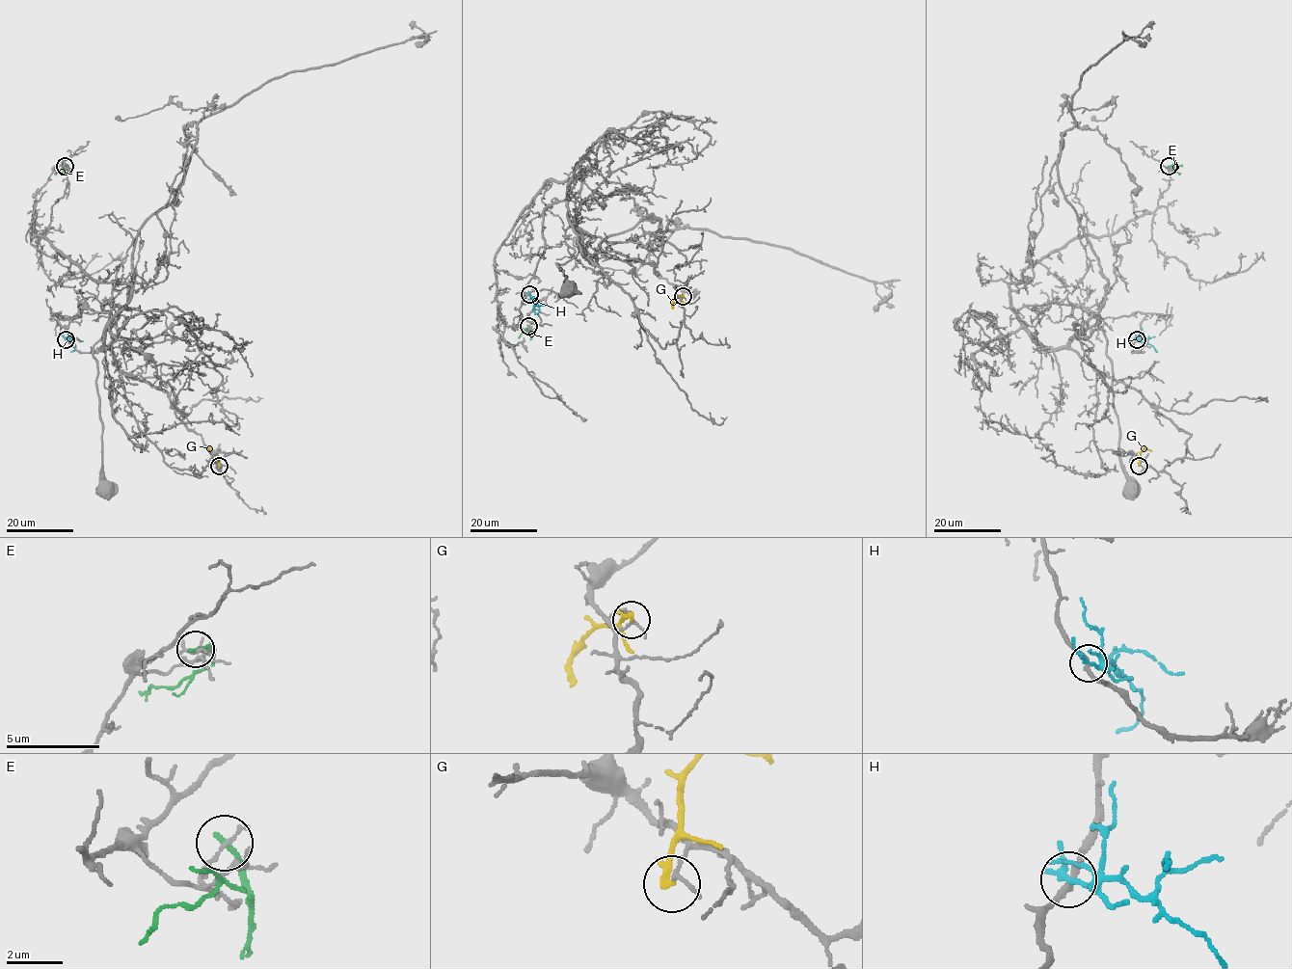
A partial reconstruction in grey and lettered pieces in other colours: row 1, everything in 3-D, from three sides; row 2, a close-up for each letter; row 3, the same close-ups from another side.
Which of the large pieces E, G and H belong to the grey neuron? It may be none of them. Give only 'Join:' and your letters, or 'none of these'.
Join: none of these

